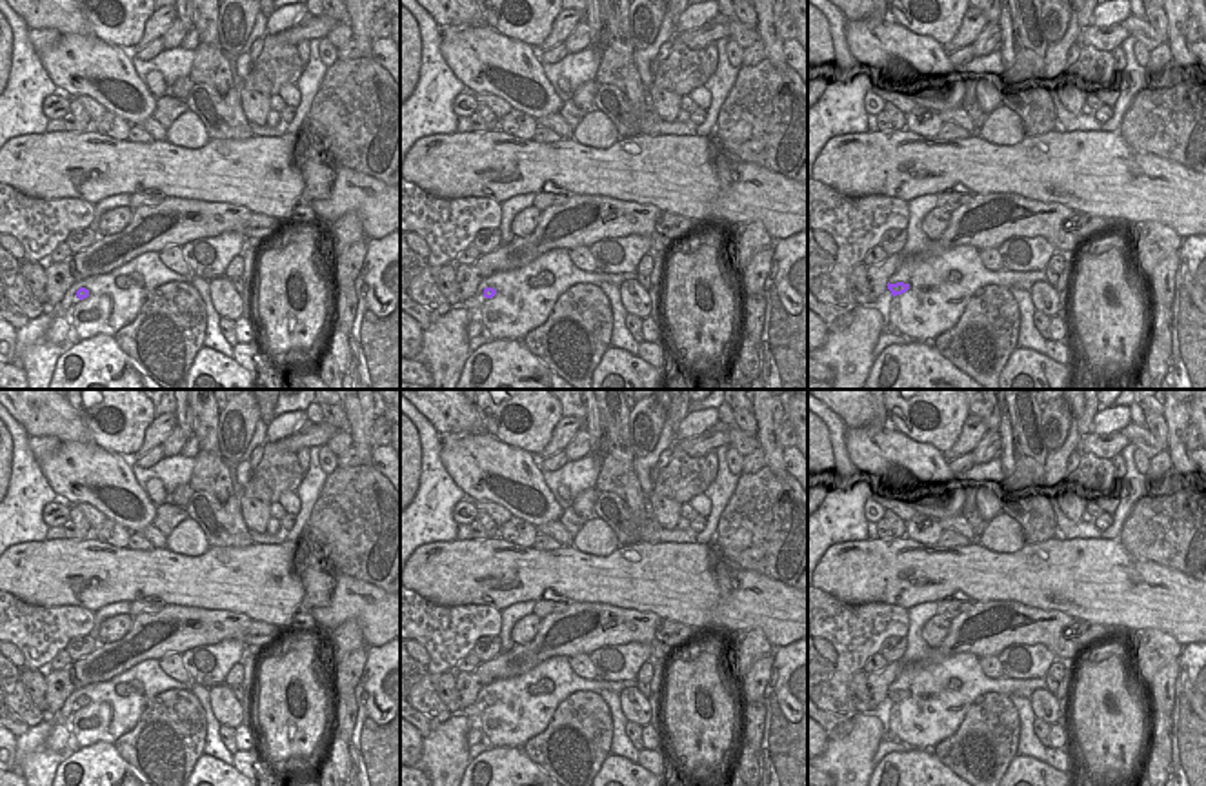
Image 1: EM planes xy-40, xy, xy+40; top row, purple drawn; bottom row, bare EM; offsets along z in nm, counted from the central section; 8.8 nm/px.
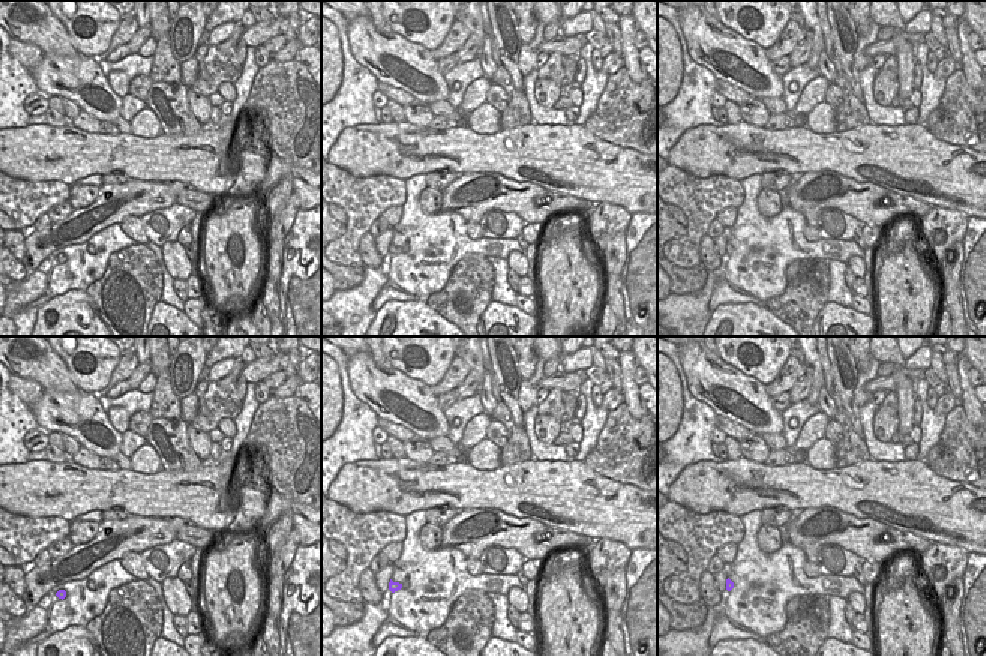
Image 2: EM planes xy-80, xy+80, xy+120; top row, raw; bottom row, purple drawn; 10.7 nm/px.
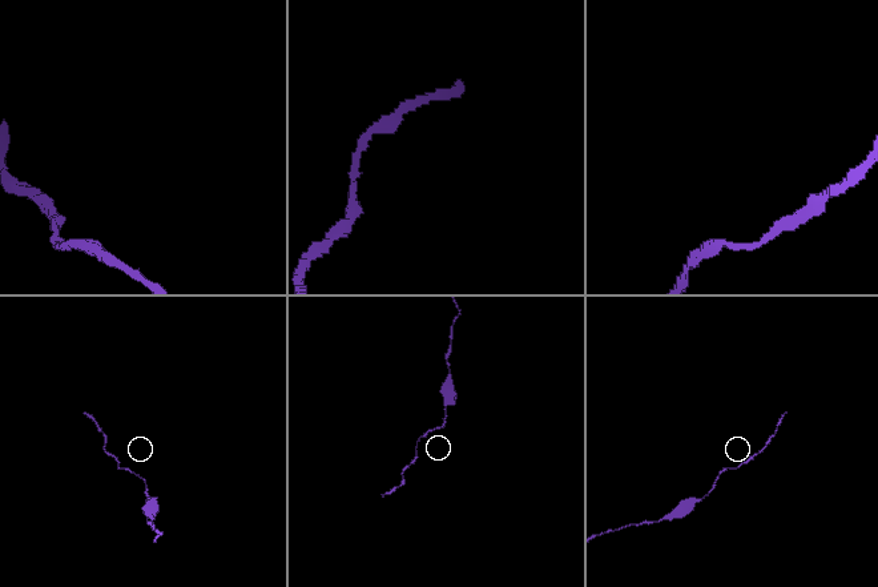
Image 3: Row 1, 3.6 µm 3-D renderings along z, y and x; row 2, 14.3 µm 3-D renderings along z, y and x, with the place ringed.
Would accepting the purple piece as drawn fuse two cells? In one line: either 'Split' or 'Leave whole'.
Leave whole.

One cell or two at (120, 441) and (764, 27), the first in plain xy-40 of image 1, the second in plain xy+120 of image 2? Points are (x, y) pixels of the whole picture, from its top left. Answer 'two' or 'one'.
one

